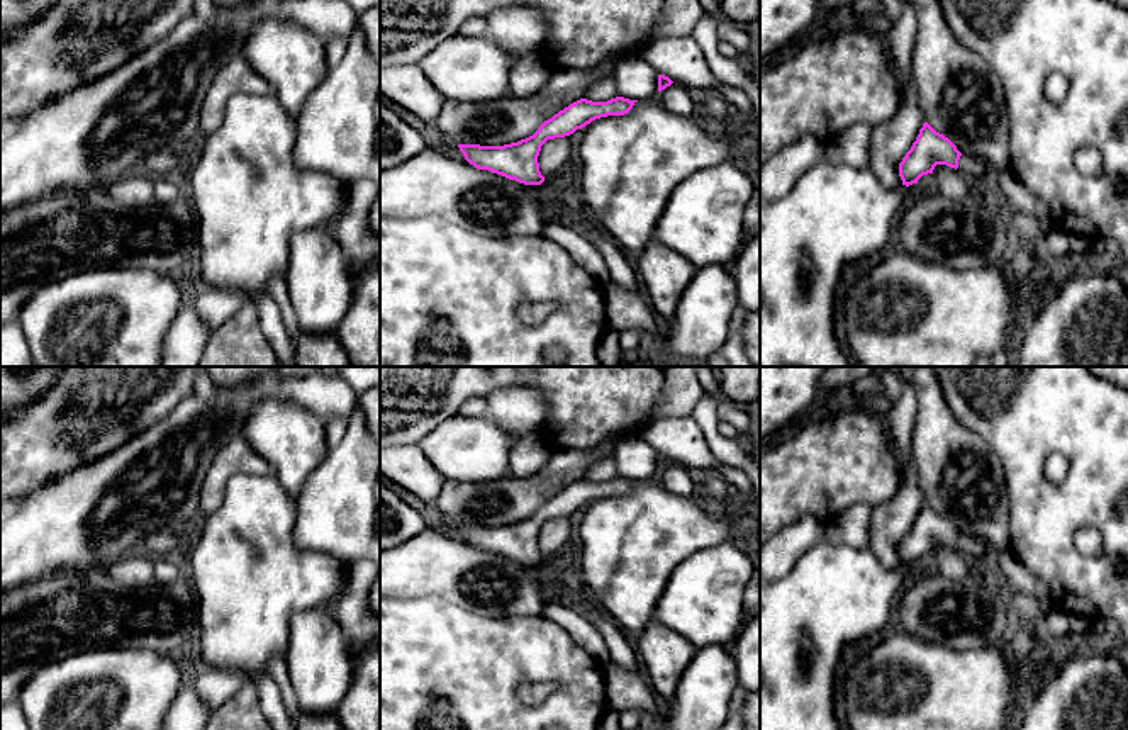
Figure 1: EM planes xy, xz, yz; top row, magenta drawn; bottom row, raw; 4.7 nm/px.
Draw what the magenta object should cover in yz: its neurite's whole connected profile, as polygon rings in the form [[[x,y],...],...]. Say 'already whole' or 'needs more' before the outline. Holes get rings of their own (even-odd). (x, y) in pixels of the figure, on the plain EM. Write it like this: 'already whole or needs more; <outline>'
needs more; [[[924,503],[911,530],[899,543],[902,565],[918,564],[923,555],[933,553],[936,545],[958,550],[972,564],[989,553],[984,540],[962,535],[948,518]]]

